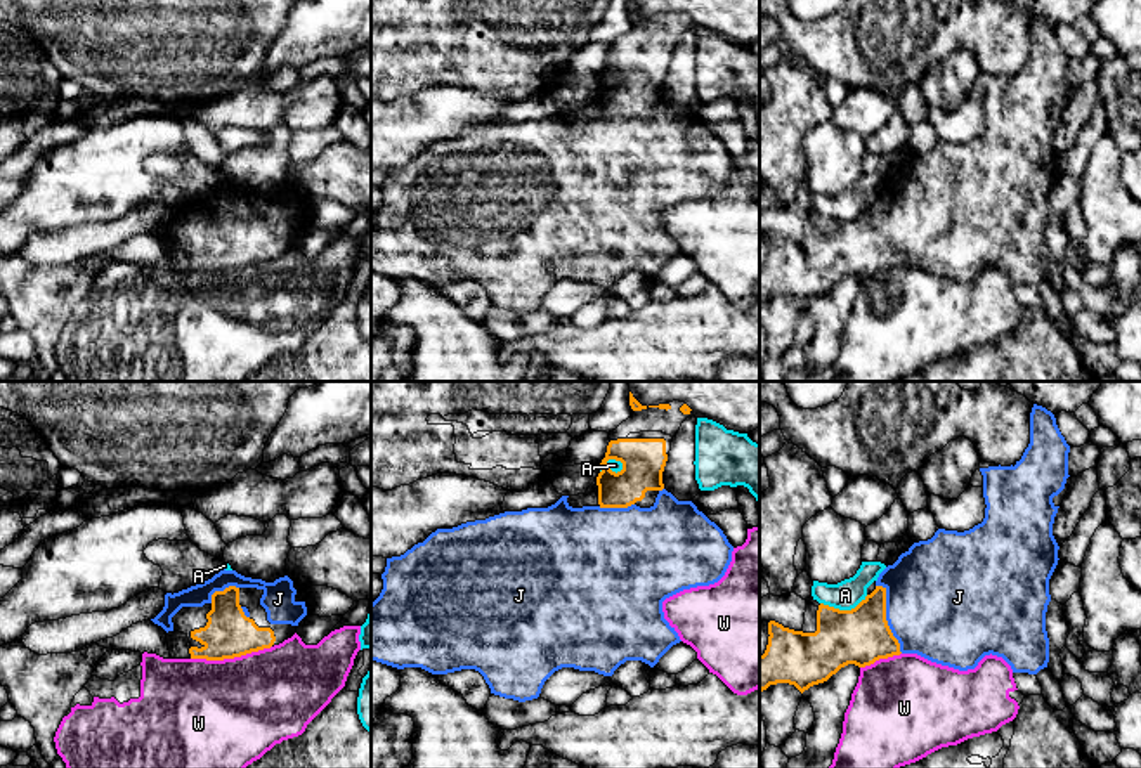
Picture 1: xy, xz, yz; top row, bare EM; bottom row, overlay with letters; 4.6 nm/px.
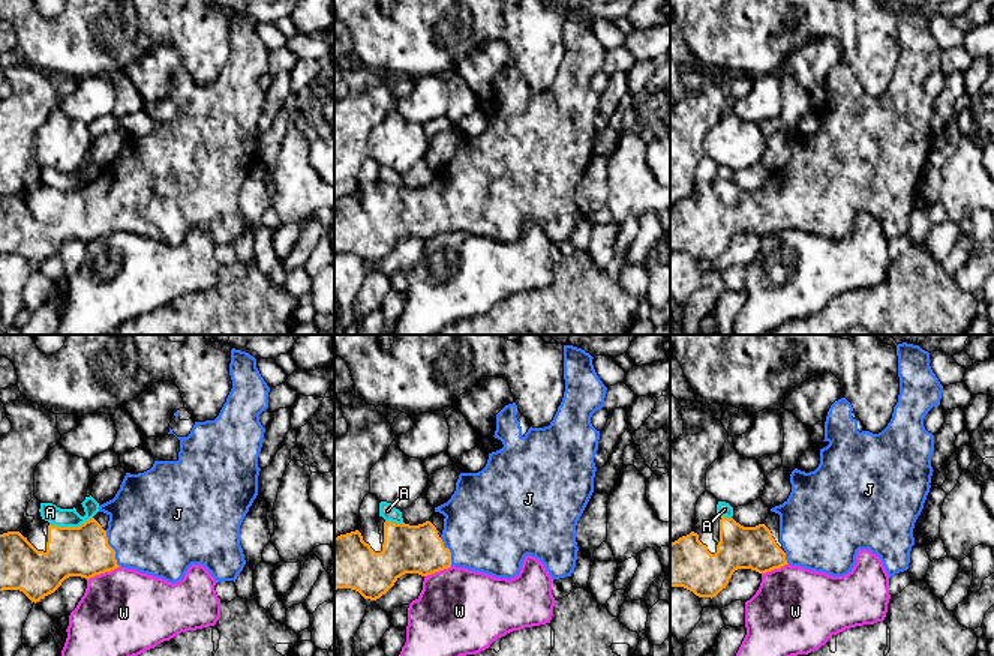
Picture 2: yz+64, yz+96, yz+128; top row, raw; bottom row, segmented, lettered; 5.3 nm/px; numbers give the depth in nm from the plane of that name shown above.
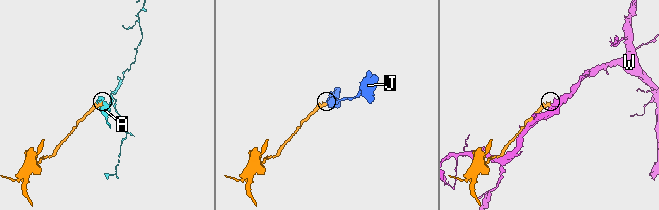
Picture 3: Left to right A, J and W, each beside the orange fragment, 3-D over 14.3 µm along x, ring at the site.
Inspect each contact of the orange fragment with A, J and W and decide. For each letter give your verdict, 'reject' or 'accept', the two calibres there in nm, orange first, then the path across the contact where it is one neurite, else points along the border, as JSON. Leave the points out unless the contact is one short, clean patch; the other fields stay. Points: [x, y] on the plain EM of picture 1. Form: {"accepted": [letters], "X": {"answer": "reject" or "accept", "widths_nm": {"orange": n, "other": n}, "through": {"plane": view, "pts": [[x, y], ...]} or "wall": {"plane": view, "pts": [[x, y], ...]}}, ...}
{"accepted": ["J"], "A": {"answer": "reject", "widths_nm": {"orange": 260, "other": 140}, "wall": {"plane": "yz", "pts": [[867, 207], [850, 221], [834, 221], [821, 215]]}}, "J": {"answer": "accept", "widths_nm": {"orange": 260, "other": 480}}, "W": {"answer": "reject", "widths_nm": {"orange": 220, "other": 480}}}

